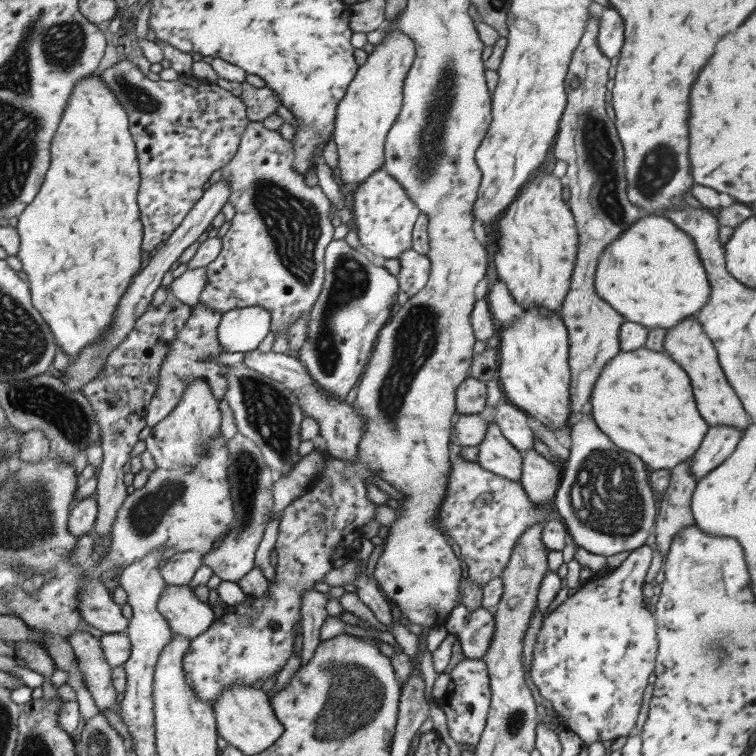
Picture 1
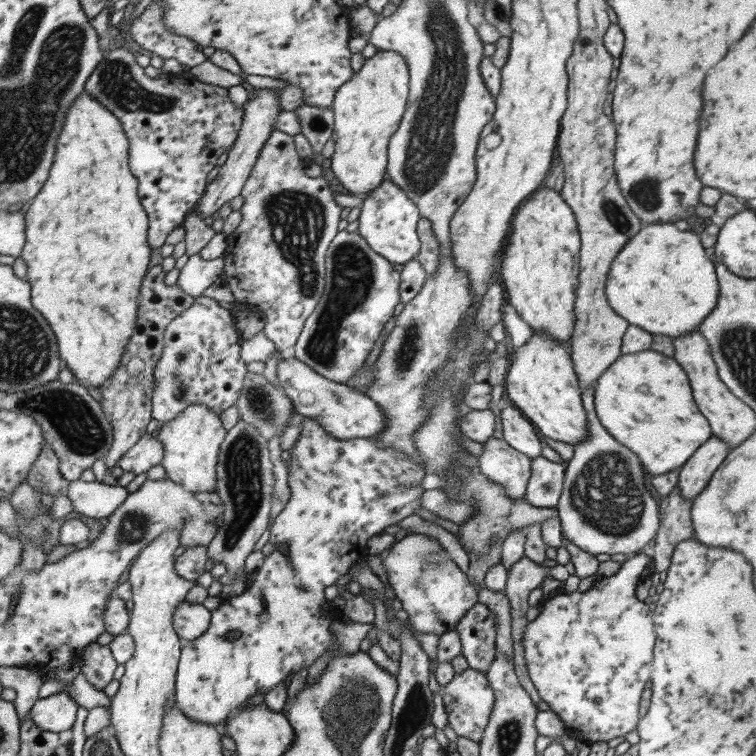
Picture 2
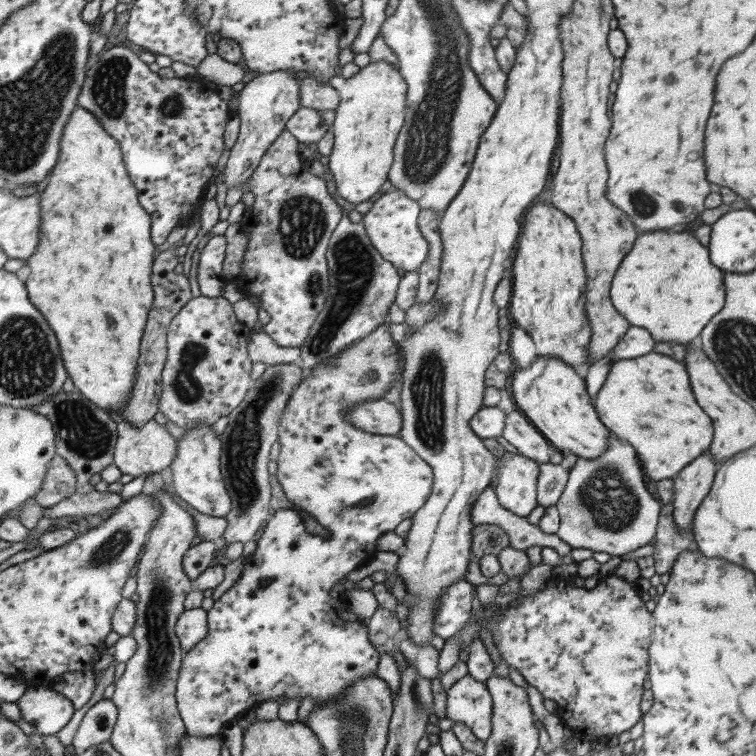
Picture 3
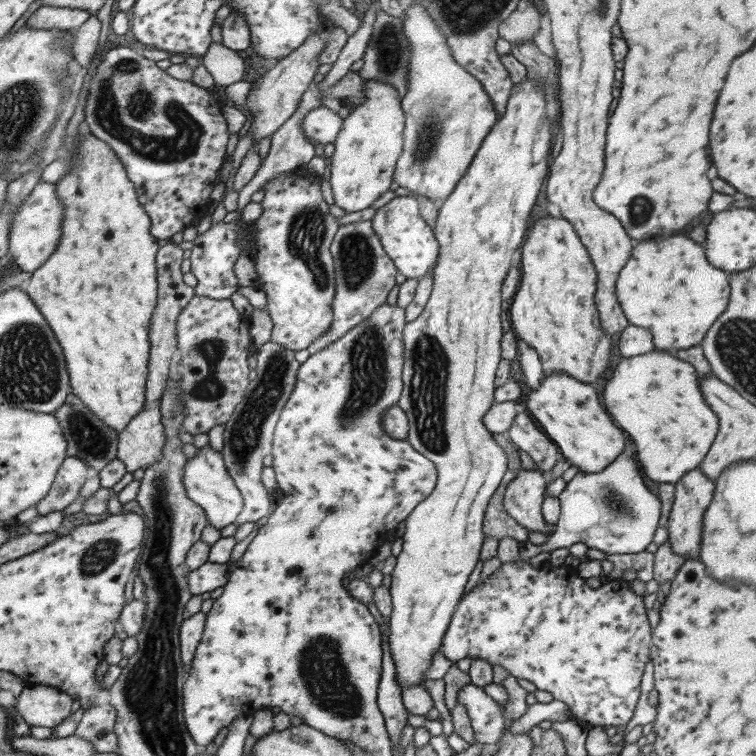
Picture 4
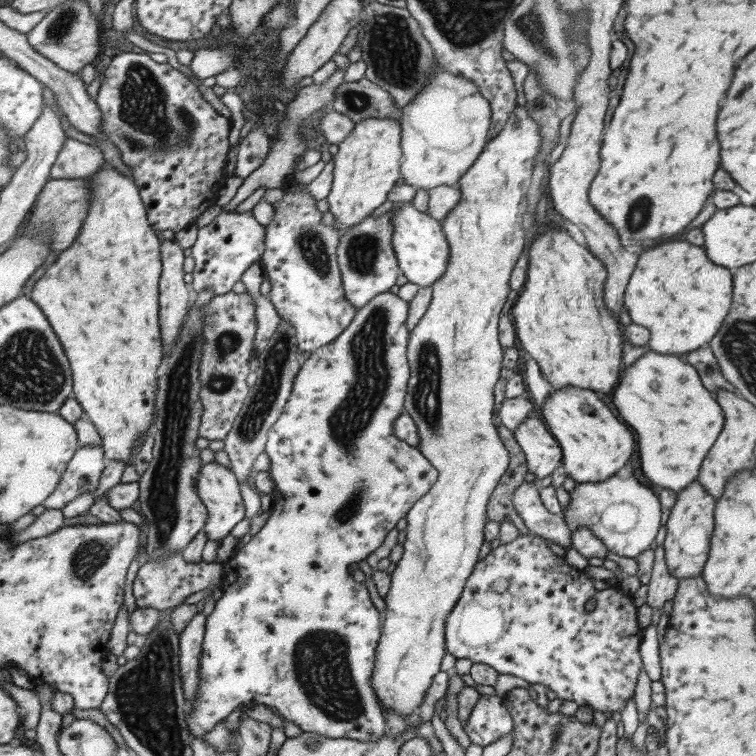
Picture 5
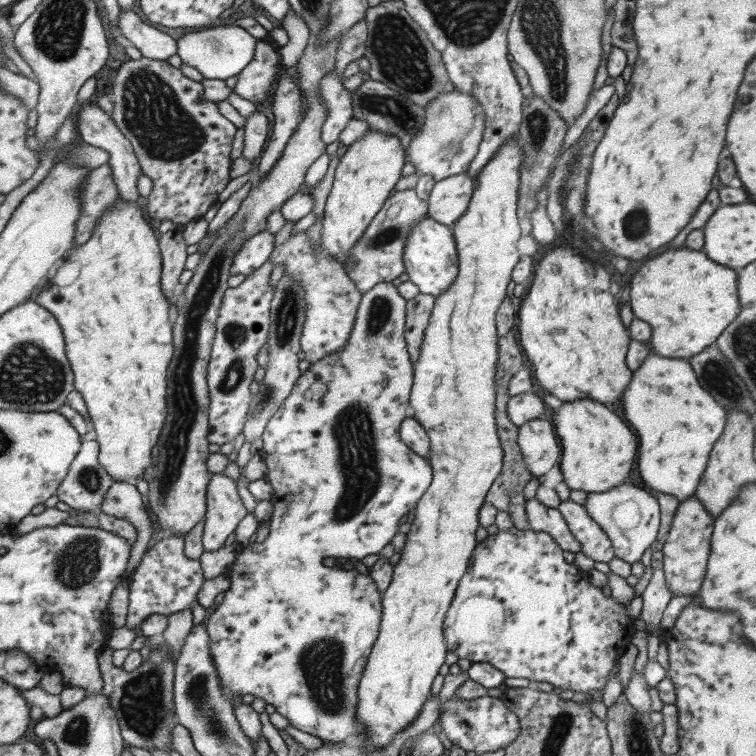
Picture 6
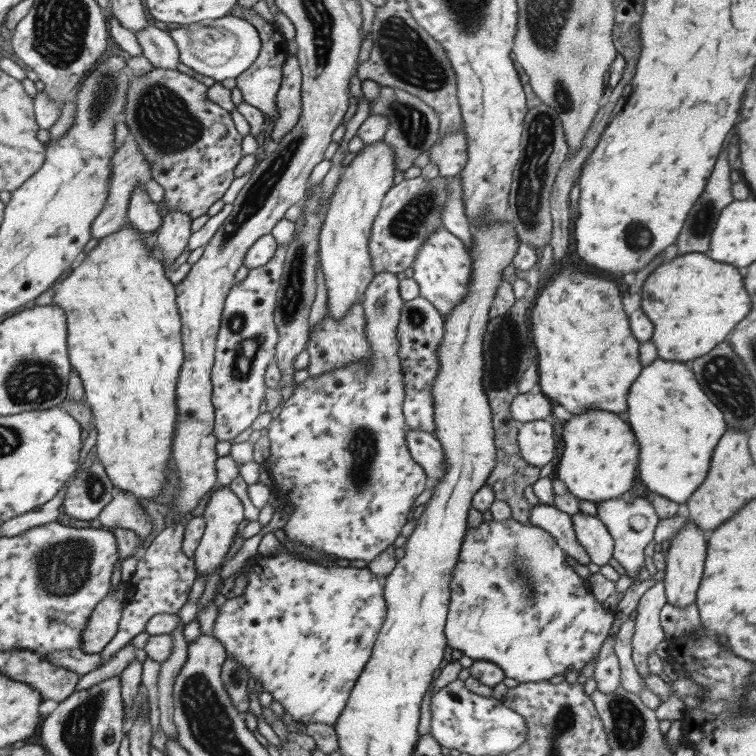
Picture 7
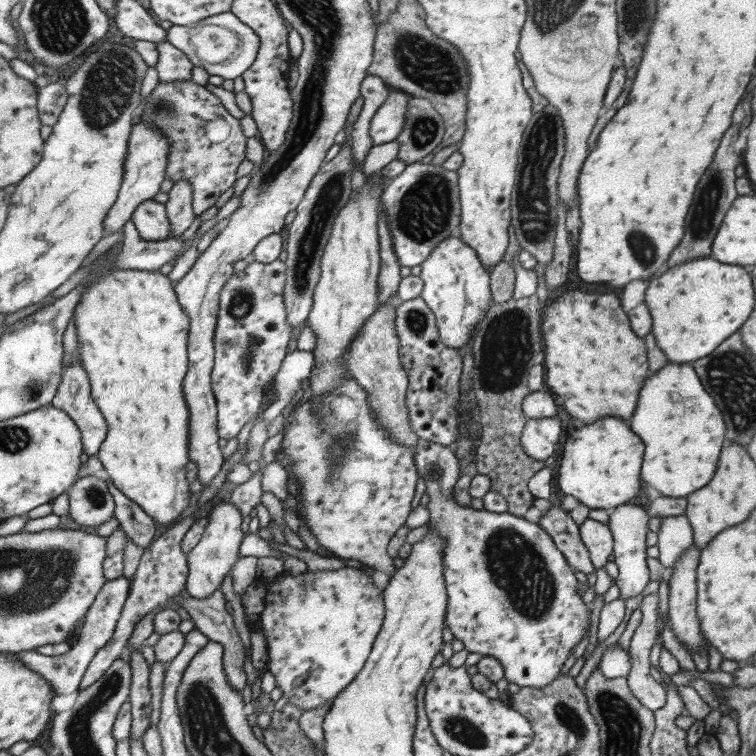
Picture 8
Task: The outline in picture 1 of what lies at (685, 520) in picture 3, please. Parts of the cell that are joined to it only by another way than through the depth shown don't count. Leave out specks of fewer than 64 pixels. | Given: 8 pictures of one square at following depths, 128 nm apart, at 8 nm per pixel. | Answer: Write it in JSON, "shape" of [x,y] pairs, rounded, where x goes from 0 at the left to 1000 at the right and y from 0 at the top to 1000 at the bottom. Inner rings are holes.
{"shape":[[[939,563],[923,595],[914,604],[914,626],[923,635],[952,616],[975,591],[983,571],[976,565]]]}

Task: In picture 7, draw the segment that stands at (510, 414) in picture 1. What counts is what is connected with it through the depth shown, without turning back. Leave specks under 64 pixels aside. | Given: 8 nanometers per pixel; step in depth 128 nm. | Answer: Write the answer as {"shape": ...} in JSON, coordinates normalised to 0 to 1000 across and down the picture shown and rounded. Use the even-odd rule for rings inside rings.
{"shape":[[[706,554],[692,560],[684,574],[692,607],[716,620],[735,603],[735,574],[728,554]]]}

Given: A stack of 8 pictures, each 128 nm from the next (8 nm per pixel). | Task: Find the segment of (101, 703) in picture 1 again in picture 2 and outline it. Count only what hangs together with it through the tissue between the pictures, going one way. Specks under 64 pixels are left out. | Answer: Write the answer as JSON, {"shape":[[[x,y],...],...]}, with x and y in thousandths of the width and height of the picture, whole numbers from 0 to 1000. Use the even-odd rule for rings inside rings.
{"shape":[[[119,852],[107,862],[107,889],[127,911],[136,914],[148,902],[155,876],[143,853]]]}

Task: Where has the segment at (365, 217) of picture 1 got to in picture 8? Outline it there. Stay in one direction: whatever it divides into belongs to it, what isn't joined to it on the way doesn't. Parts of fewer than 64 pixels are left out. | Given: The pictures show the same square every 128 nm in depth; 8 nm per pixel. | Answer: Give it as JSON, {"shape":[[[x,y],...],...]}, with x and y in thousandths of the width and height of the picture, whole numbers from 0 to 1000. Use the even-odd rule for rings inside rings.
{"shape":[[[593,313],[581,320],[557,352],[556,369],[560,370],[557,393],[574,414],[582,447],[593,460],[604,464],[616,460],[619,452],[622,452],[624,437],[630,434],[632,426],[636,429],[636,423],[644,417],[643,411],[651,405],[648,362],[640,357],[631,333],[622,328],[608,313]]]}

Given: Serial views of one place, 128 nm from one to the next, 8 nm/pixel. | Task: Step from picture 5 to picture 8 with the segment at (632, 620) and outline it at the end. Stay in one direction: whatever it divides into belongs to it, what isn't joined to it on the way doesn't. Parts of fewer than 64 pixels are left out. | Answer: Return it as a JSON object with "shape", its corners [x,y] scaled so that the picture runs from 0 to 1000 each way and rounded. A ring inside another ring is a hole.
{"shape":[[[560,579],[552,582],[549,598],[546,601],[549,615],[554,630],[561,634],[565,643],[565,652],[569,663],[566,673],[569,676],[569,700],[589,712],[589,724],[586,730],[586,761],[591,783],[591,802],[589,813],[589,825],[595,832],[595,837],[601,840],[601,845],[606,845],[614,851],[615,860],[619,864],[635,865],[639,869],[652,869],[659,873],[668,888],[667,897],[672,903],[680,903],[688,910],[704,910],[714,913],[720,907],[728,907],[728,902],[733,902],[735,897],[743,893],[745,878],[757,865],[759,857],[771,844],[780,839],[780,808],[775,804],[775,799],[770,795],[769,786],[765,784],[765,767],[759,763],[759,753],[749,743],[747,735],[742,728],[734,721],[731,712],[712,693],[704,692],[685,684],[681,680],[665,677],[646,677],[643,673],[626,673],[620,671],[608,671],[598,656],[598,646],[603,636],[611,628],[610,610],[602,603],[601,590],[587,590]]]}

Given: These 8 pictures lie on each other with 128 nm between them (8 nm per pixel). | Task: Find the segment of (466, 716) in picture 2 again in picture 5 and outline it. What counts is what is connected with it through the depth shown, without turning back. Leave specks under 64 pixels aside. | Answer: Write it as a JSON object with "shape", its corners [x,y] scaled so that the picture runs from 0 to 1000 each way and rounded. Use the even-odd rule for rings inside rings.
{"shape":[[[635,919],[612,962],[624,984],[638,989],[675,971],[681,963],[675,940],[659,921]]]}

